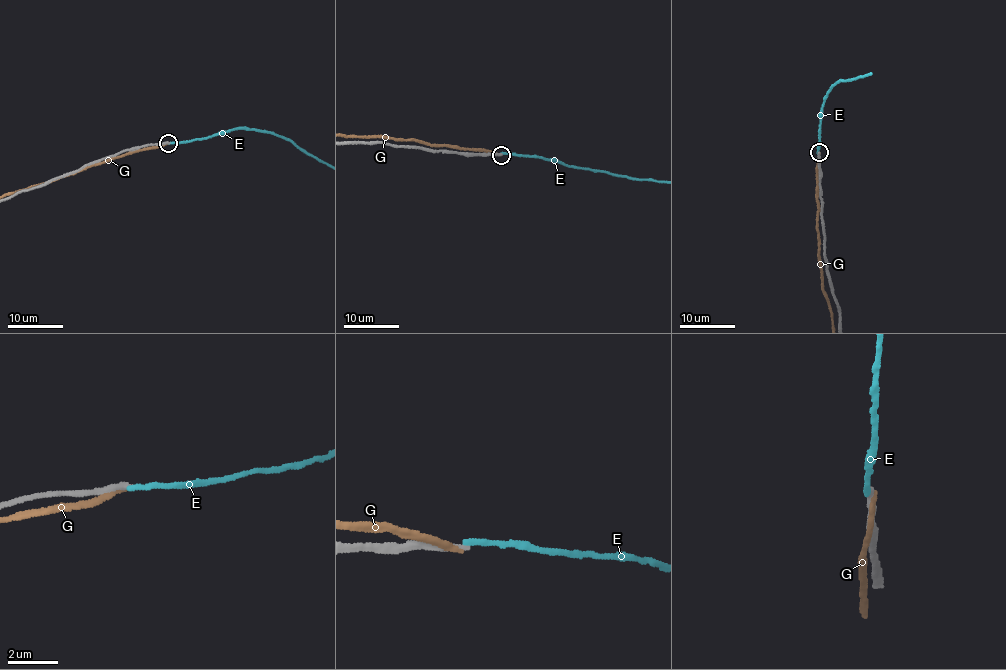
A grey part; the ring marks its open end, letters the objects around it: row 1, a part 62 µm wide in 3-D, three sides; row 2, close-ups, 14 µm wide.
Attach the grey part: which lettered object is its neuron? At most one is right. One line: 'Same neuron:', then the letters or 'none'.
Same neuron: none

